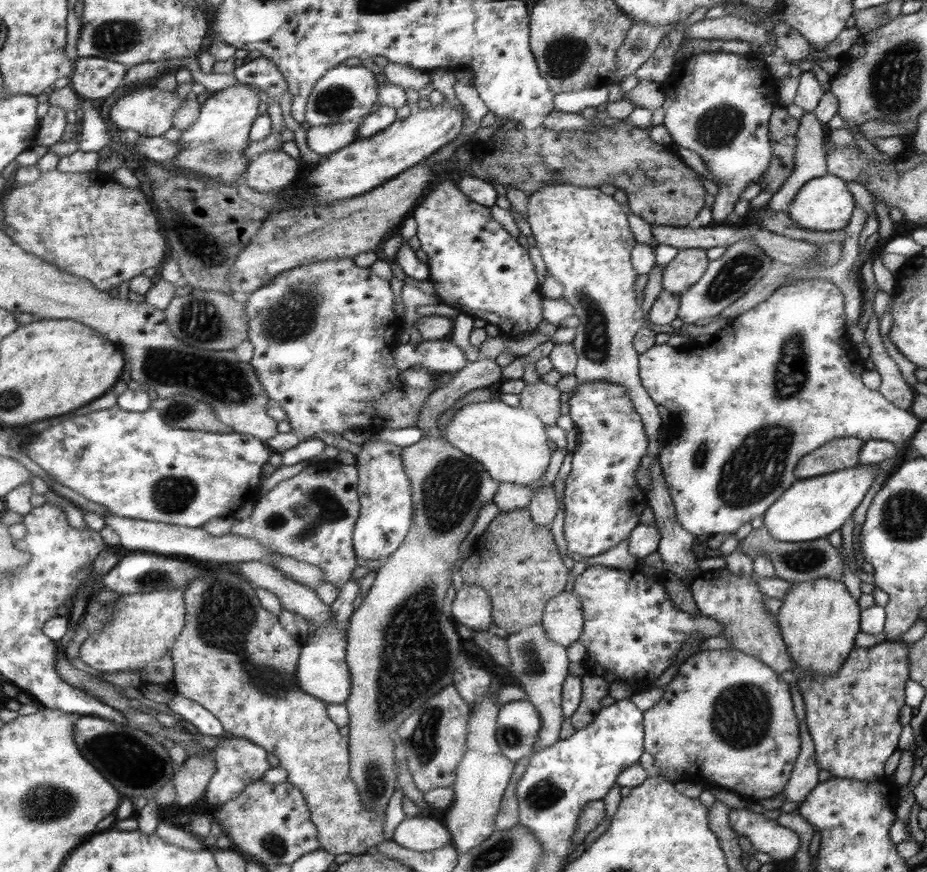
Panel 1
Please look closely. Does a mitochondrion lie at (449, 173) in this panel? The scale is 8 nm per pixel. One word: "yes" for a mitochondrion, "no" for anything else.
no

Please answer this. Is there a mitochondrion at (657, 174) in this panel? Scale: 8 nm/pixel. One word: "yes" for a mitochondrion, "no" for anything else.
yes

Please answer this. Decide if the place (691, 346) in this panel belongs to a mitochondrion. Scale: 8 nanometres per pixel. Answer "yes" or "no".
no

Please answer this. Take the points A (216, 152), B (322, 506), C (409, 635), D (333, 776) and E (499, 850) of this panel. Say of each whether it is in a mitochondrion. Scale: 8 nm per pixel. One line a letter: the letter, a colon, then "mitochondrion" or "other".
A: mitochondrion
B: mitochondrion
C: mitochondrion
D: other
E: mitochondrion

